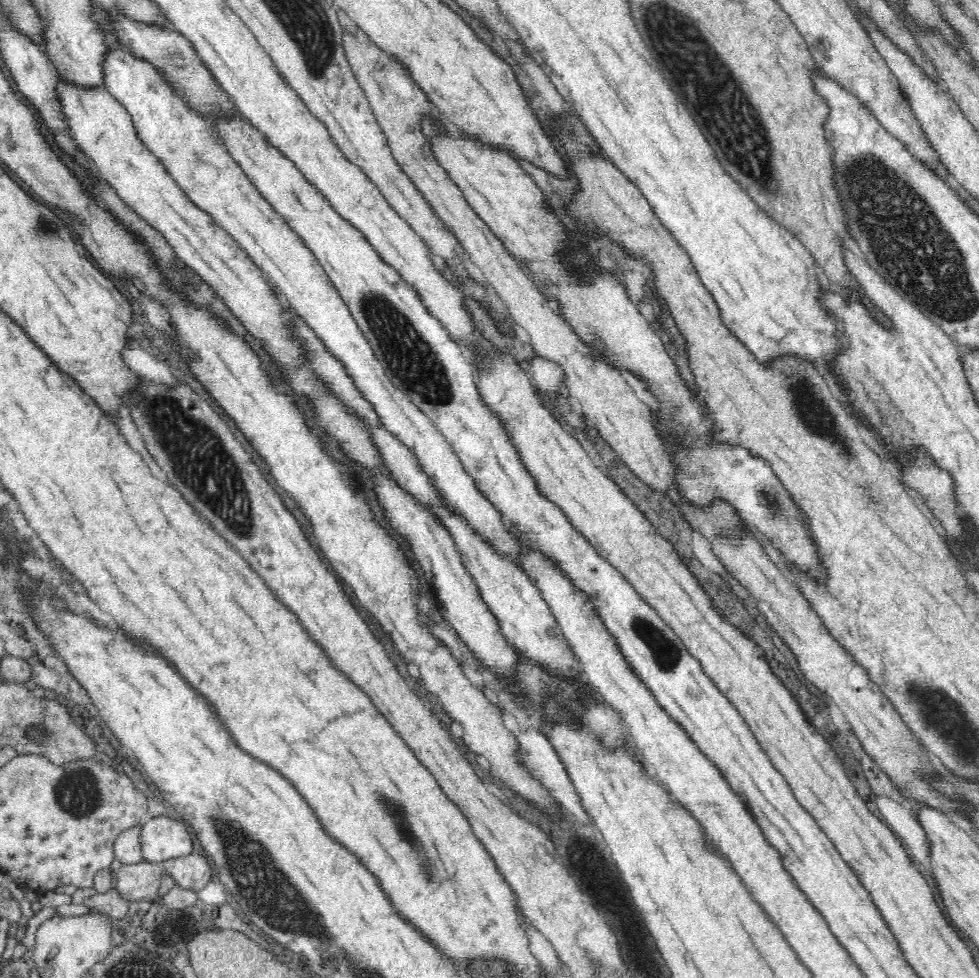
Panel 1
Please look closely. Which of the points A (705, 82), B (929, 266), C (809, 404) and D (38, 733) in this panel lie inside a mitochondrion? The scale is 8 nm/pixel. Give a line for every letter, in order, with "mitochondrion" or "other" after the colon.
A: mitochondrion
B: mitochondrion
C: mitochondrion
D: mitochondrion

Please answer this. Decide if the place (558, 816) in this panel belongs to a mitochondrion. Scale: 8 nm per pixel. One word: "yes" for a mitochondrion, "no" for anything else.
no

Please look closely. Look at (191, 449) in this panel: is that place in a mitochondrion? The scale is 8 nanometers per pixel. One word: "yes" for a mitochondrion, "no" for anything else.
yes

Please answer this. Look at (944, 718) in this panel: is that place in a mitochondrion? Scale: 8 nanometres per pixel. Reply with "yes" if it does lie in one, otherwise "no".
yes

